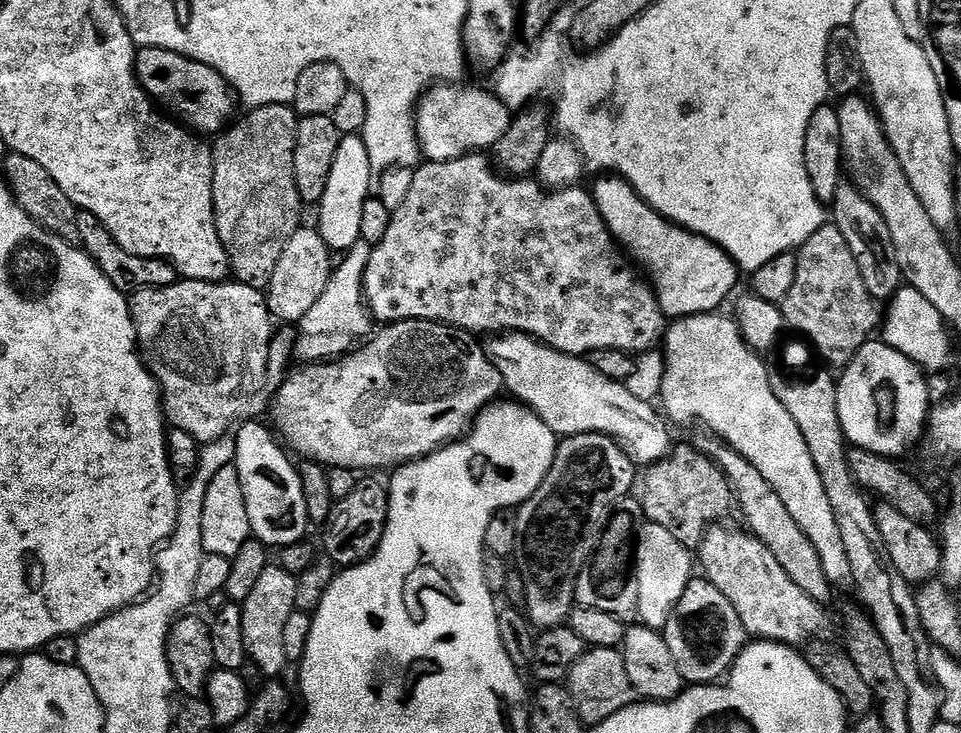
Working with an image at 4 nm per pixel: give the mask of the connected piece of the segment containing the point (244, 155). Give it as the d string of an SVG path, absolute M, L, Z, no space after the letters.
M275 104L243 114L214 140L214 210L231 275L241 284L264 290L286 242L302 224L302 201L294 182L298 113L292 104Z

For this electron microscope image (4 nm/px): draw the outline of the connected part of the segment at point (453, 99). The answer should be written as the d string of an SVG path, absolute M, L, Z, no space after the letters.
M441 82L433 84L427 92L420 98L419 104L416 106L416 140L420 144L420 151L425 161L433 160L434 162L450 162L454 158L462 158L463 156L471 156L473 154L483 153L485 150L495 149L496 144L502 138L502 134L508 132L508 127L512 125L513 113L510 109L500 101L500 97L493 94L491 91L483 92L480 88L460 88L464 86L457 86L452 82Z

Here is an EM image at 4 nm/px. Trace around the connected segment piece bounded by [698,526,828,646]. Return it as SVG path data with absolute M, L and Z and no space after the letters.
M724 527L709 528L698 549L698 564L704 567L703 579L730 598L730 606L738 610L745 633L757 641L771 640L789 646L804 646L823 637L820 635L828 624L828 616L822 605L790 582L790 574L778 566L778 558L757 536Z

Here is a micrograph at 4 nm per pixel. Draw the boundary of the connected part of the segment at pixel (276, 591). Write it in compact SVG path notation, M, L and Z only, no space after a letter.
M272 562L258 578L250 598L242 602L242 634L246 638L246 650L249 661L257 664L268 678L276 678L284 667L289 667L290 661L286 656L282 642L282 633L292 612L296 611L296 577L291 576L279 563Z

